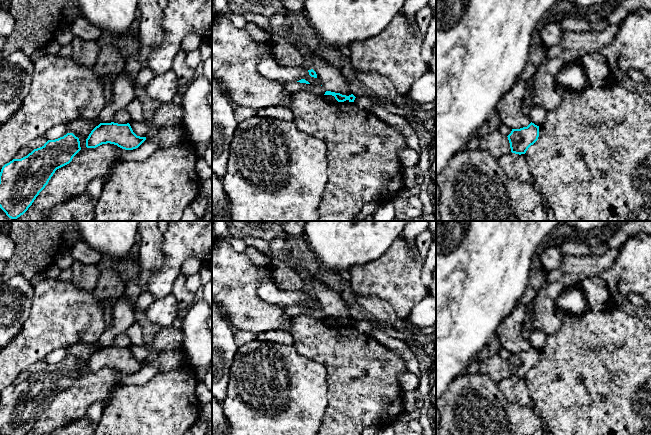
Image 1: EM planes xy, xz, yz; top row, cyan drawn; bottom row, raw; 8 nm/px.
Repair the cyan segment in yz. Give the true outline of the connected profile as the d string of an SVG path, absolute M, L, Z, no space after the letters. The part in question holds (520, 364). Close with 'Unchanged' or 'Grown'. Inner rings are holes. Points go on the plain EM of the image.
M531 346L527 351L512 353L507 361L512 377L525 378L528 372L538 364L539 350Z. Unchanged

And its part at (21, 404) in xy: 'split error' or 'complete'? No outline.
complete

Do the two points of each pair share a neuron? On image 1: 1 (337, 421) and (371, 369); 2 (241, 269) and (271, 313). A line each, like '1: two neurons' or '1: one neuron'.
1: one neuron
2: one neuron

